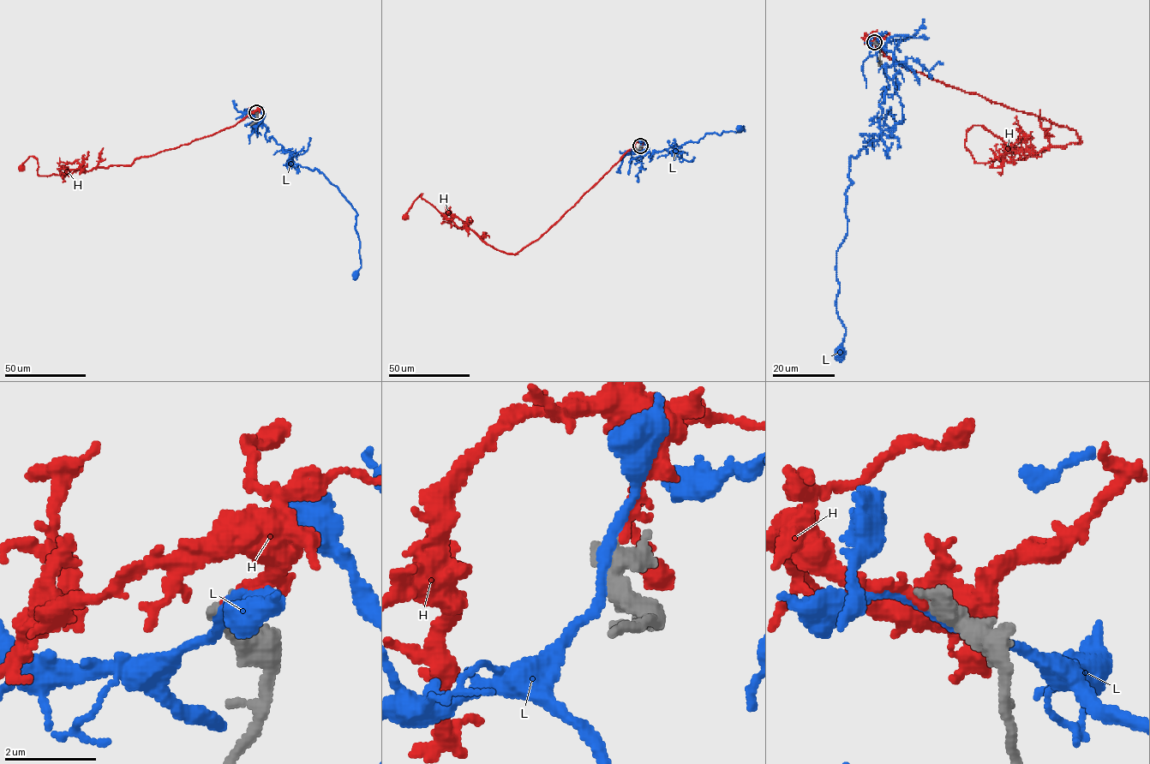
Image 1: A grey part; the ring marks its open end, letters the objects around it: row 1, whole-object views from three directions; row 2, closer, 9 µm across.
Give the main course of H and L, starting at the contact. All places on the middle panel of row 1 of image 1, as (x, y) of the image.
H: (640, 146), (637, 141), (515, 254), (458, 228), (422, 193), (404, 218)
L: (640, 146), (639, 156), (649, 152), (649, 157), (706, 134), (739, 132), (739, 126), (745, 130), (739, 128)

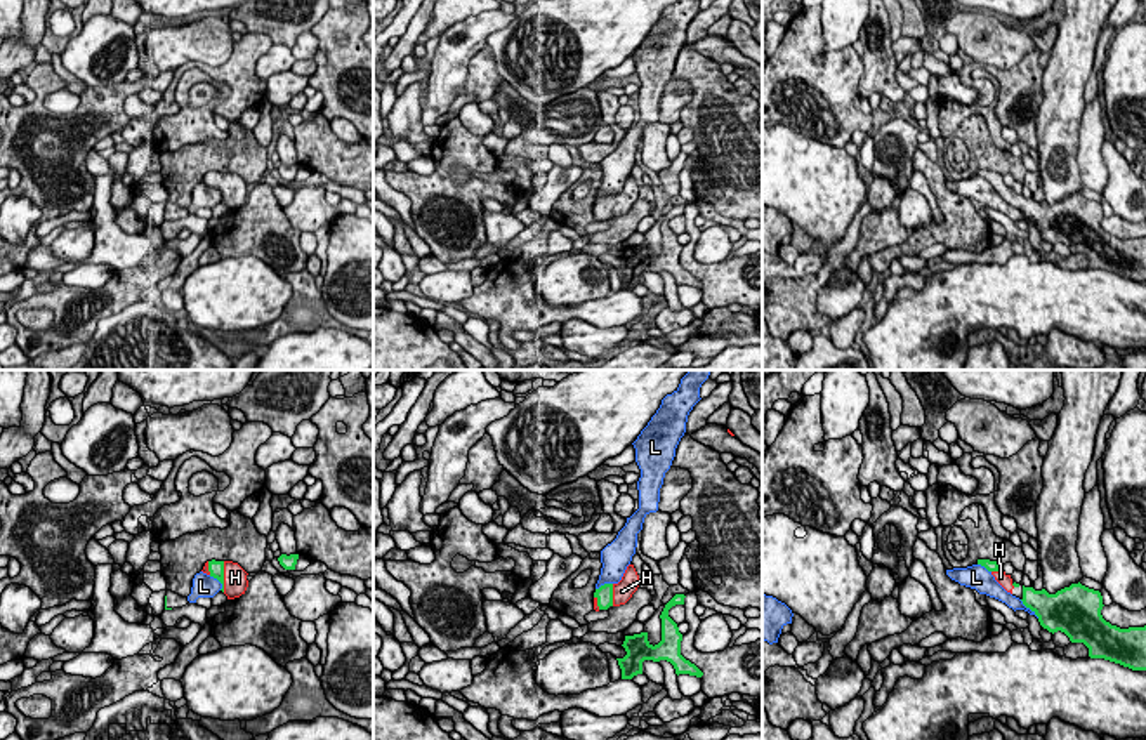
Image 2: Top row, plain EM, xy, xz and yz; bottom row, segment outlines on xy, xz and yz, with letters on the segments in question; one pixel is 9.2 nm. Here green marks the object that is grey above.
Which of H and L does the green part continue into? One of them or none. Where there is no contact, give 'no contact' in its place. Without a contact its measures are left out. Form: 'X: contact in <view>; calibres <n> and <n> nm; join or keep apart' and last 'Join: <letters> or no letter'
H: contact in xy; calibres 140 and 220 nm; join
L: contact in yz; calibres 360 and 120 nm; keep apart
Join: H

